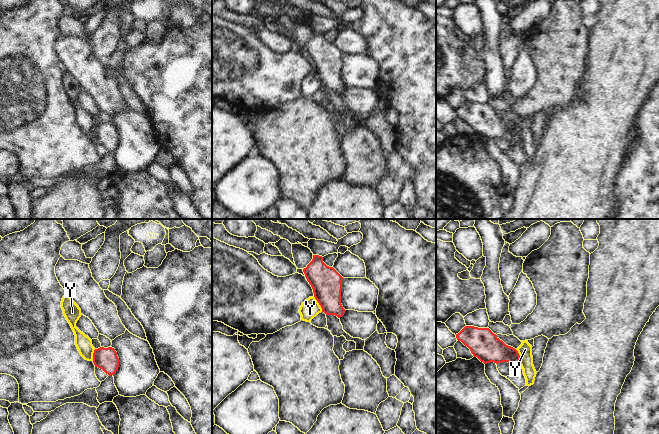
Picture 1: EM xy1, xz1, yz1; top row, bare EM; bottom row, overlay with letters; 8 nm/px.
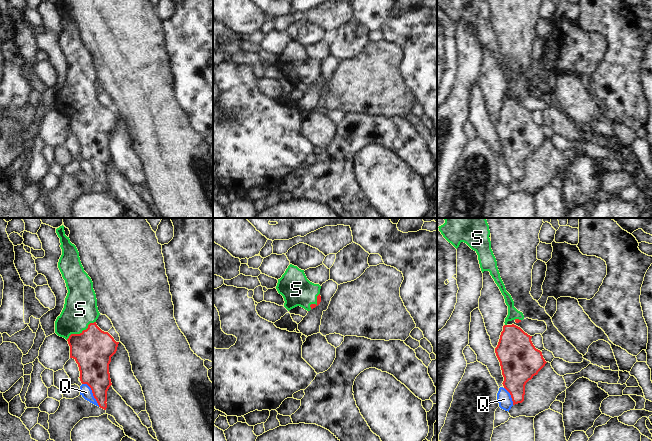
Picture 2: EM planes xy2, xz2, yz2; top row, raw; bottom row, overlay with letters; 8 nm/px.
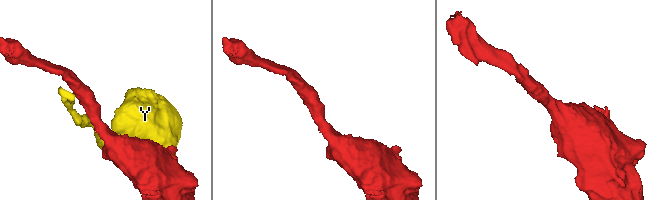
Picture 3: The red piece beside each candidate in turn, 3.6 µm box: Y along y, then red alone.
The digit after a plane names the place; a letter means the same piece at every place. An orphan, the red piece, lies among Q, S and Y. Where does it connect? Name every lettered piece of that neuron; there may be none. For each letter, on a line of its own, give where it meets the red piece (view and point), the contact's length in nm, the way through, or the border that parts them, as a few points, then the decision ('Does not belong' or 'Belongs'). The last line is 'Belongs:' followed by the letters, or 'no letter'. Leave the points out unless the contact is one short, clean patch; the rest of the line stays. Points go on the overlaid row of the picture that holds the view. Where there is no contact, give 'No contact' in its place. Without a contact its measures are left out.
Q: Touches red at xy2 (92, 392). Shared border 240 nm. Boundary: xy2 (82, 383), (85, 383), (90, 388), (99, 406). Does not belong
S: Touches red at xy2 (82, 331). Shared border 280 nm. Path across: xy2 (92, 349), (82, 331), (80, 309). Belongs
Y: Touches red at xz1 (319, 304). Shared border 150 nm. Boundary: xz1 (313, 296), (322, 311). Does not belong
Belongs: S

